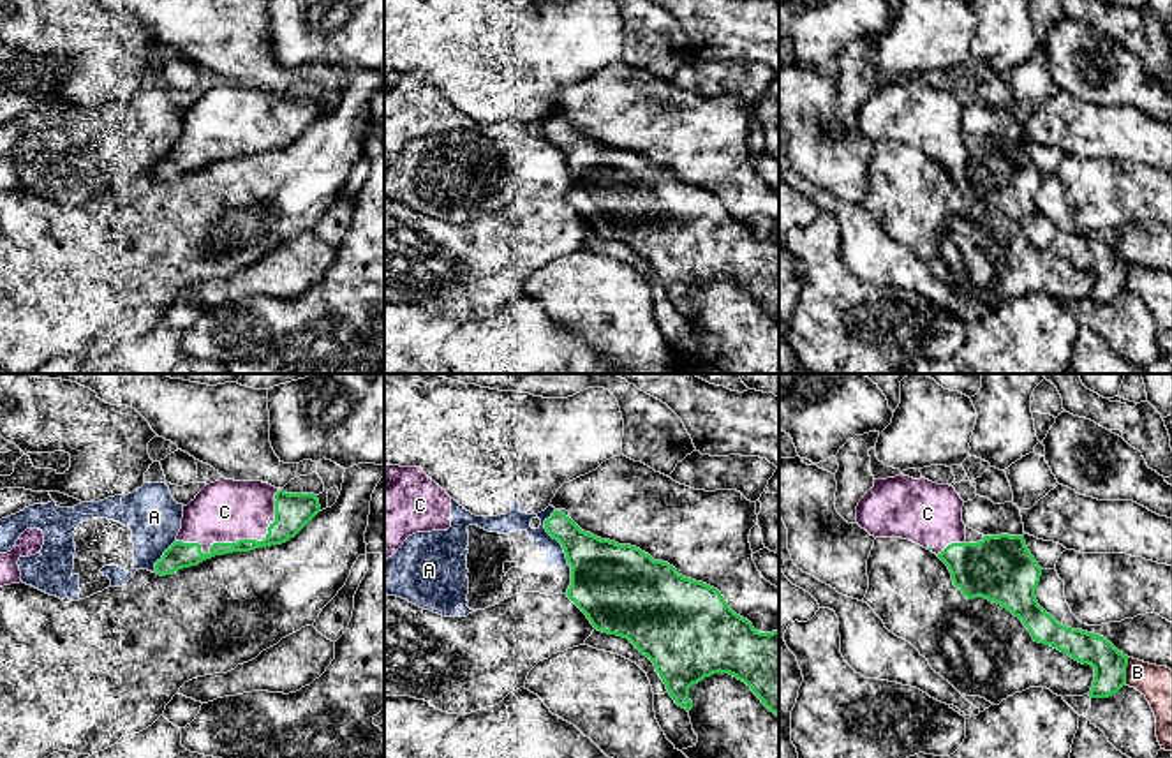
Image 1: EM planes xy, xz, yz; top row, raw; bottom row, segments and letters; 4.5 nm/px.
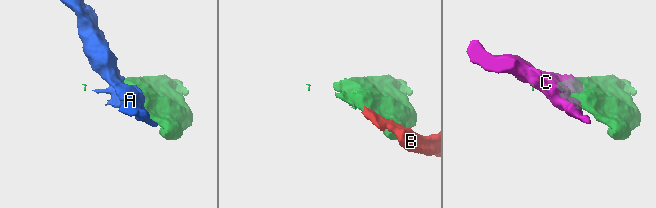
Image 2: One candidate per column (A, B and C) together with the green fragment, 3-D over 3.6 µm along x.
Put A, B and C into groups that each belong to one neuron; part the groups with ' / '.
A B / C

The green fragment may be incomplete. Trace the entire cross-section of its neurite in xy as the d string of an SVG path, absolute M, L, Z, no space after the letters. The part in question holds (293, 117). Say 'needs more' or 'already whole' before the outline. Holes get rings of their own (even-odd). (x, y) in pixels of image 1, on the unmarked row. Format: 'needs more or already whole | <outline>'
needs more | M220 83L183 111L176 146L155 167L155 176L166 182L215 160L282 150L319 116L314 99L287 99L263 86Z

